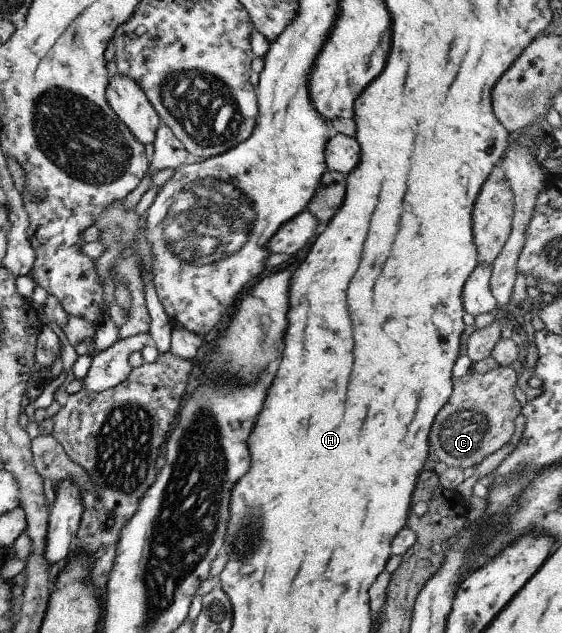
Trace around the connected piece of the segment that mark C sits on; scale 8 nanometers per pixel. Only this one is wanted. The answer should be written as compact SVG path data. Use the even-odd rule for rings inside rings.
M497 367L483 374L470 370L460 378L451 377L451 393L446 404L434 416L428 442L440 464L469 472L481 460L509 441L513 419L521 405L512 394L516 373L510 367Z

